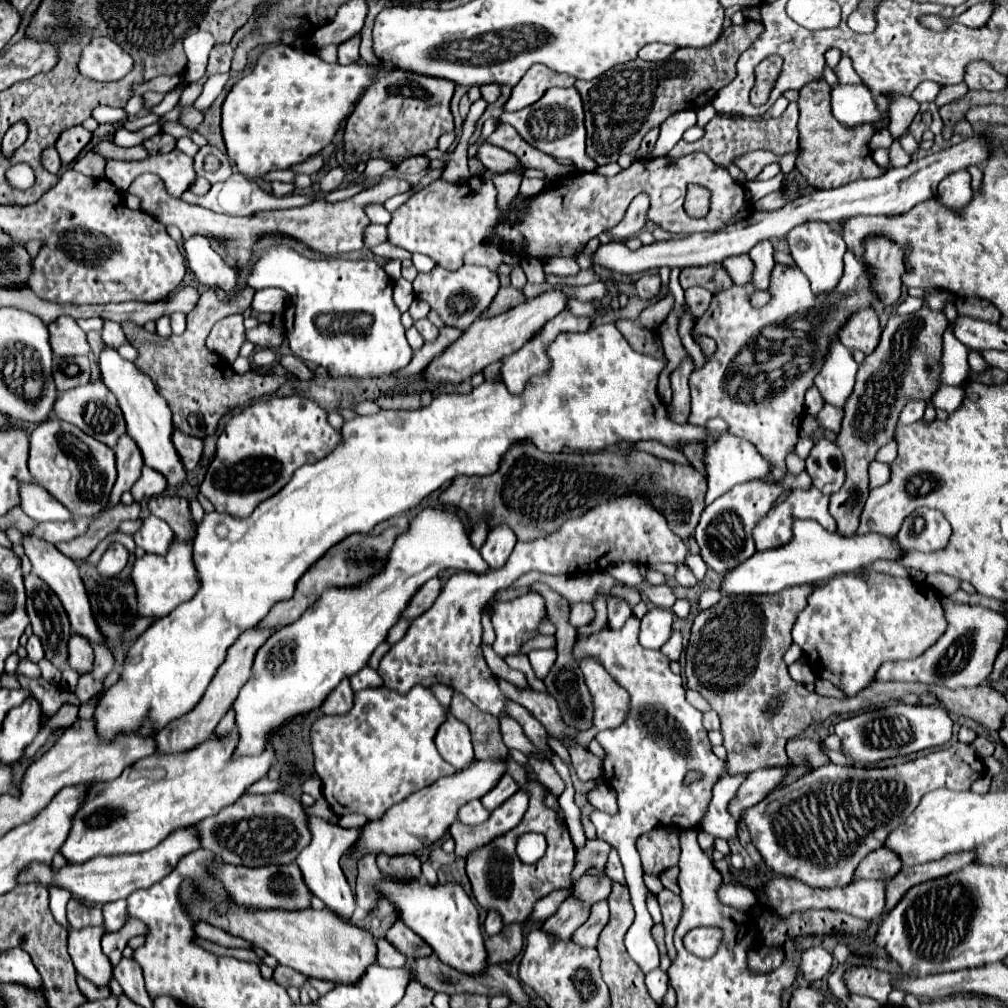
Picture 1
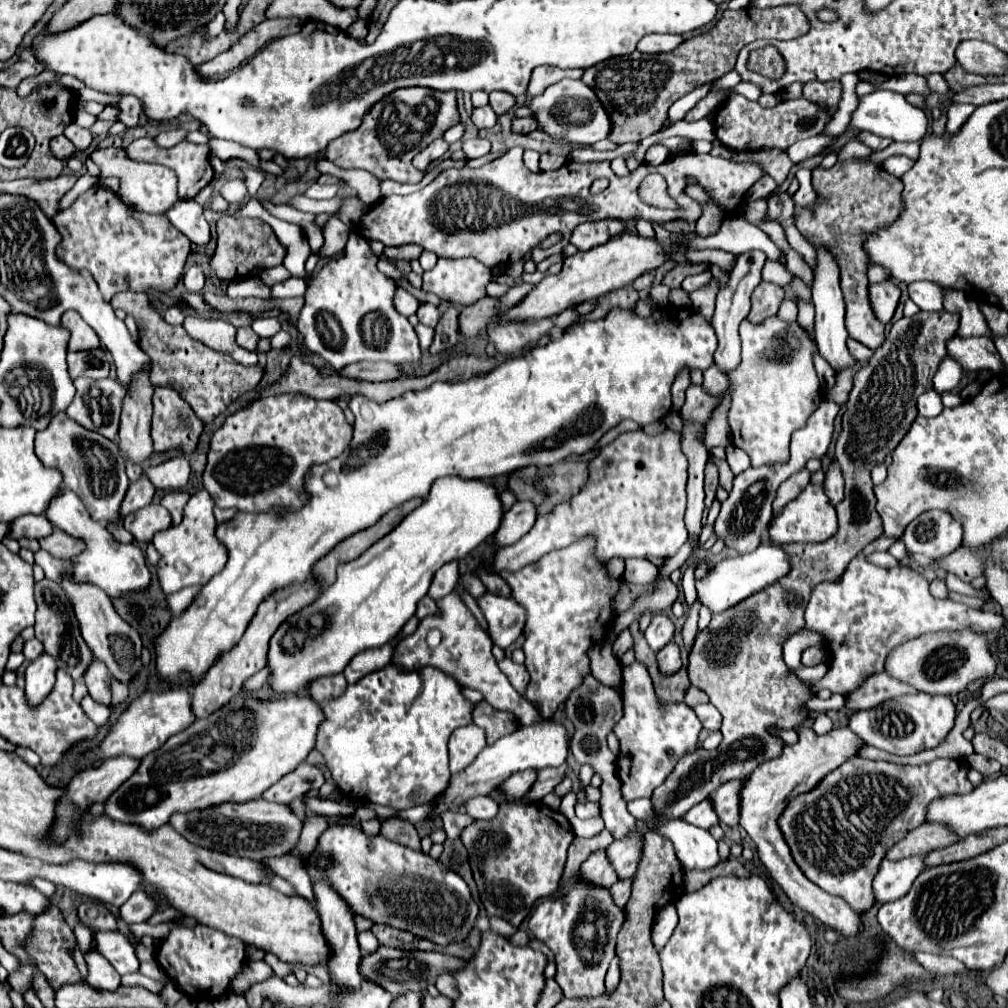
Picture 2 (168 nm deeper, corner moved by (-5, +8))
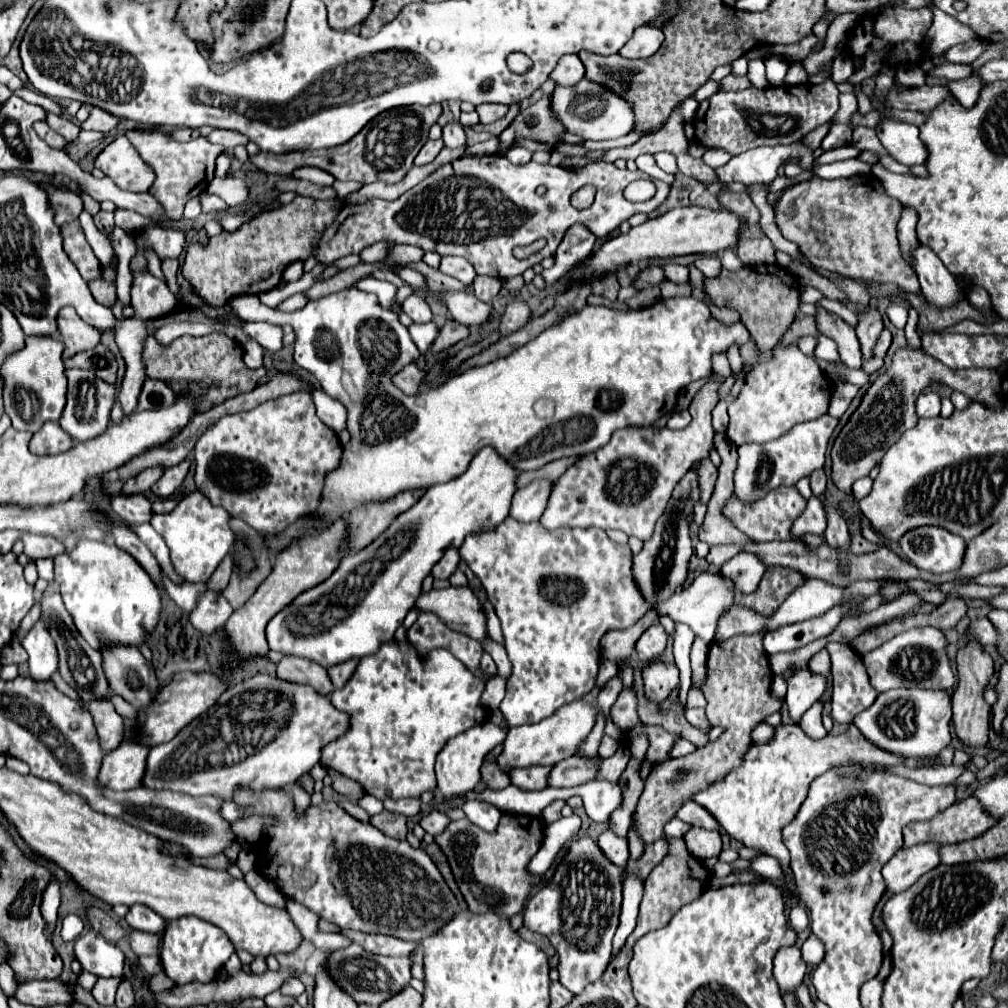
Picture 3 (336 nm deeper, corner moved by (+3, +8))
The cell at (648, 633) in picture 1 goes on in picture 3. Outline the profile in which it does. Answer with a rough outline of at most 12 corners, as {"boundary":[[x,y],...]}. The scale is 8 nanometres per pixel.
{"boundary":[[653,623],[637,641],[641,661],[651,661],[663,653],[667,633]]}

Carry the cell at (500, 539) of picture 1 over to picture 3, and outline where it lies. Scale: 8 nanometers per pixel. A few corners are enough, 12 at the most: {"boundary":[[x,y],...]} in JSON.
{"boundary":[[533,481],[513,495],[509,517],[537,521],[551,481]]}

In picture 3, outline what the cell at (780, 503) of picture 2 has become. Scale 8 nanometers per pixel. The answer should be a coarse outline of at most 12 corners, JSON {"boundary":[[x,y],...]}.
{"boundary":[[777,487],[725,515],[753,541],[787,541],[807,499],[797,487]]}

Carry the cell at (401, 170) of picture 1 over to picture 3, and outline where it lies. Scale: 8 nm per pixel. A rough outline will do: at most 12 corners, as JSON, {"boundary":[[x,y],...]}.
{"boundary":[[443,139],[427,141],[415,165],[431,163],[437,153],[443,149]]}

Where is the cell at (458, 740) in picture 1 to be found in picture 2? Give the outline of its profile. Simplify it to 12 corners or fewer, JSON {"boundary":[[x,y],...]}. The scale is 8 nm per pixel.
{"boundary":[[477,725],[453,731],[449,769],[463,771],[485,747]]}

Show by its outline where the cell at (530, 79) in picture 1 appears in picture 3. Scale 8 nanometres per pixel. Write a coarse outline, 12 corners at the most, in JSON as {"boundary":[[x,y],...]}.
{"boundary":[[565,55],[551,71],[555,85],[575,85],[585,67],[579,57]]}

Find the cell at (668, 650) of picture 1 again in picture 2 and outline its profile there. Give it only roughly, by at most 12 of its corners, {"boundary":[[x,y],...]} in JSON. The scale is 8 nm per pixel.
{"boundary":[[675,643],[657,653],[663,675],[675,675],[681,669],[681,655]]}

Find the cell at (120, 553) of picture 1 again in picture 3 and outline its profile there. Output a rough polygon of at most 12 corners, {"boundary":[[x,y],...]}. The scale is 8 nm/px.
{"boundary":[[79,537],[55,581],[97,651],[157,625],[155,581],[115,543]]}

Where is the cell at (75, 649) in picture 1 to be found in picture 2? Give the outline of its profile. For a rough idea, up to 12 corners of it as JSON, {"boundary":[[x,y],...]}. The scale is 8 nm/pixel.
{"boundary":[[101,661],[85,673],[89,695],[111,705],[111,675]]}

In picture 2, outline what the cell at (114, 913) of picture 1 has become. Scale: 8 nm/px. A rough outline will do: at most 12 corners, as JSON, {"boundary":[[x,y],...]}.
{"boundary":[[135,891],[119,911],[125,923],[149,921],[157,905]]}

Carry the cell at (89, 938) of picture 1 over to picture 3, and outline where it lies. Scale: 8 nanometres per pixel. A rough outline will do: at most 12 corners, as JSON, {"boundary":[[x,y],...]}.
{"boundary":[[97,977],[93,997],[101,1005],[113,1005],[123,977]]}

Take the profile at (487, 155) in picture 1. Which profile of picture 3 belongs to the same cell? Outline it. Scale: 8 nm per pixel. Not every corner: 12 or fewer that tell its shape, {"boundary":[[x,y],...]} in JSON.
{"boundary":[[459,123],[443,127],[443,141],[449,149],[467,147]]}

